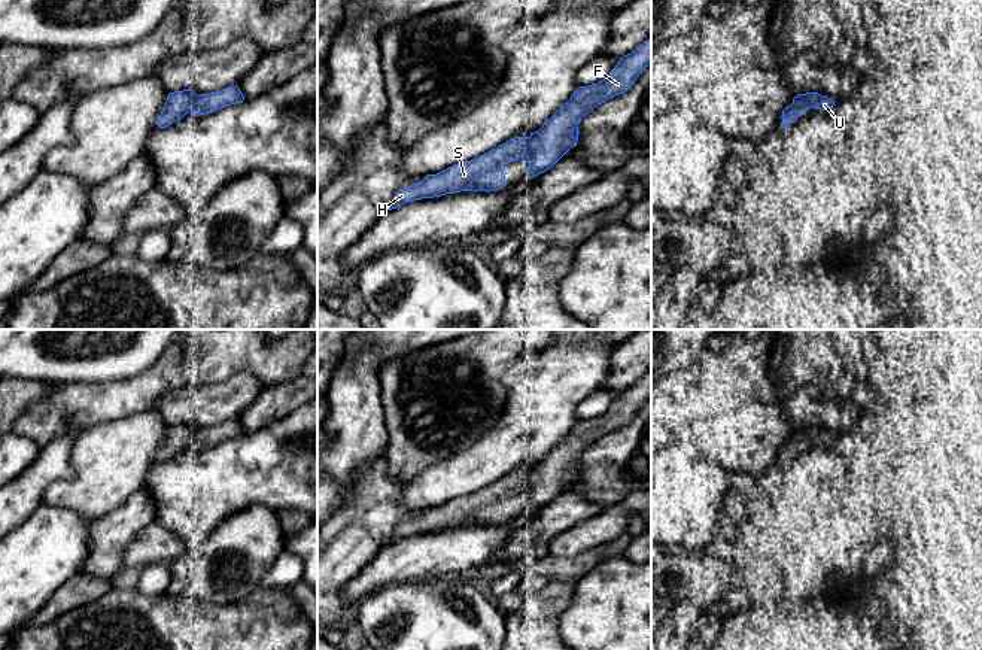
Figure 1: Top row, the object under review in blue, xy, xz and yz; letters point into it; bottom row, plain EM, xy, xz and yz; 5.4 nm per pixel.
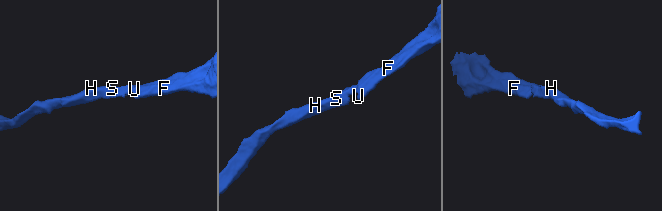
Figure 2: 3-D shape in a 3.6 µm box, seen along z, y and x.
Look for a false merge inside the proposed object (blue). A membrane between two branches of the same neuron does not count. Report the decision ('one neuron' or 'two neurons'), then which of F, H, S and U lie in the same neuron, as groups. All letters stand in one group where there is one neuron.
one neuron; F H S U

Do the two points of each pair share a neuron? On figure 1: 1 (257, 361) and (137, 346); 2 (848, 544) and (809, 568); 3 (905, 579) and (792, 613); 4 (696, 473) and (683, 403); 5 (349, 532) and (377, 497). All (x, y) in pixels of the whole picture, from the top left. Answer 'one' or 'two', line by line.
1: two
2: one
3: one
4: two
5: one

